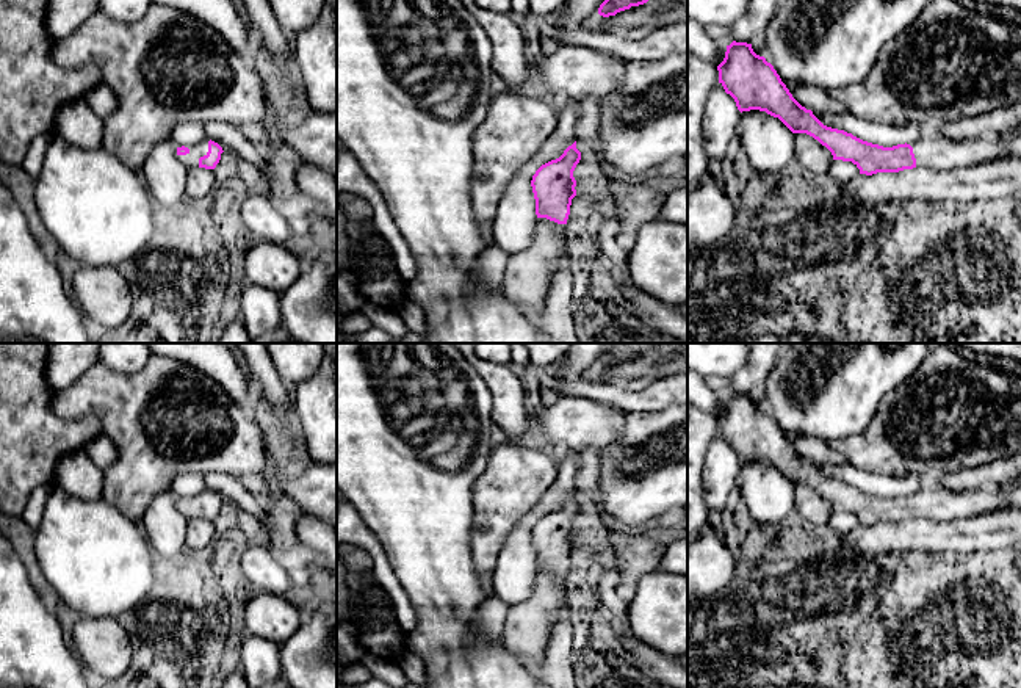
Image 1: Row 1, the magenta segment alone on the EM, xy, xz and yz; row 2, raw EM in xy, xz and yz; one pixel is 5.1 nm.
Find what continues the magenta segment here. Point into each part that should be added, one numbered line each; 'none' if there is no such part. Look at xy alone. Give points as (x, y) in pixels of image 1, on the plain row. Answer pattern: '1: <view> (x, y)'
1: xy (191, 486)

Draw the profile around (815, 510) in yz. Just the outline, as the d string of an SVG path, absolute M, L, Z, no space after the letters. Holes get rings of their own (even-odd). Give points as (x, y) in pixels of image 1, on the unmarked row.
M796 484L794 508L811 533L828 527L833 514L832 503L806 484Z

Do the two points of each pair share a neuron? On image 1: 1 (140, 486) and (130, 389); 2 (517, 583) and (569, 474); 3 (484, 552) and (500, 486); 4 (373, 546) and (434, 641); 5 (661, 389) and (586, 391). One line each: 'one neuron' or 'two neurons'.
1: one neuron
2: one neuron
3: one neuron
4: two neurons
5: one neuron

